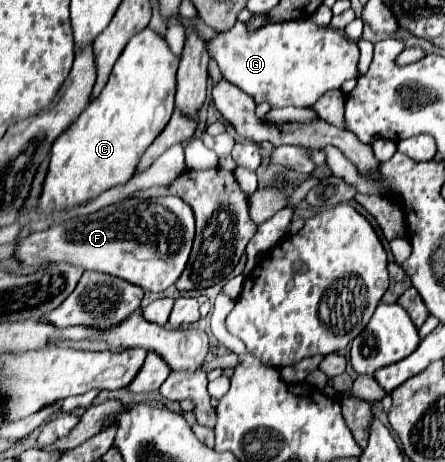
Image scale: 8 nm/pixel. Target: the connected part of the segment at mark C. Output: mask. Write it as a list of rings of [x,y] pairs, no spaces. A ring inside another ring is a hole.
[[[149,27],[127,43],[101,95],[53,143],[49,169],[35,205],[43,219],[73,211],[133,177],[139,157],[173,115],[177,65],[179,59],[169,51],[165,39]]]

